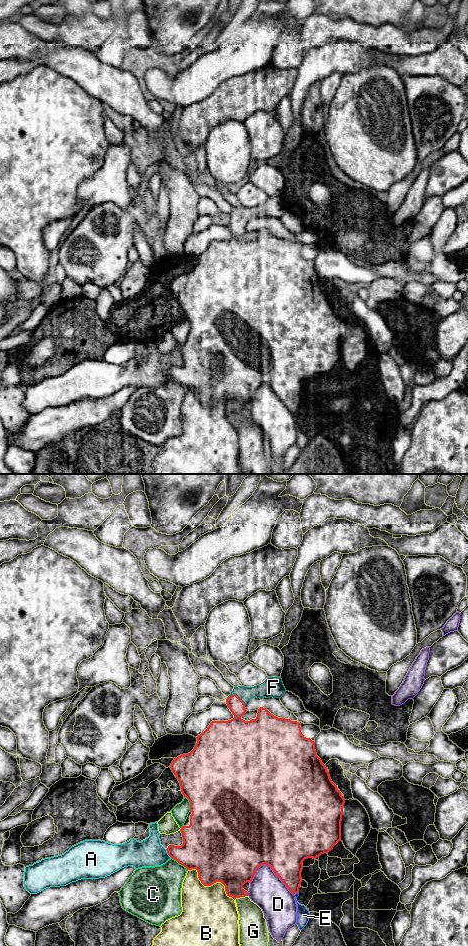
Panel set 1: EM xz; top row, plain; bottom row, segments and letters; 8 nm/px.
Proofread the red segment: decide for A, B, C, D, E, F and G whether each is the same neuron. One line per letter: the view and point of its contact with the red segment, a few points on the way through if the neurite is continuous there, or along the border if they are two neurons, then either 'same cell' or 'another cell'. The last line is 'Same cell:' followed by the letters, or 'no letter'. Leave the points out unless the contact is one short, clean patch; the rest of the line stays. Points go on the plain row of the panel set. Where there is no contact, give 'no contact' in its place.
A: xz (167, 372) | another cell
B: xz (210, 405) | another cell
C: xz (180, 383) | another cell
D: xz (271, 388) | another cell
E: xz (295, 413) | another cell
F: xz (237, 216) | across xz (236, 247), (237, 216), (267, 209) | same cell
G: xz (240, 416) | another cell
Same cell: F

